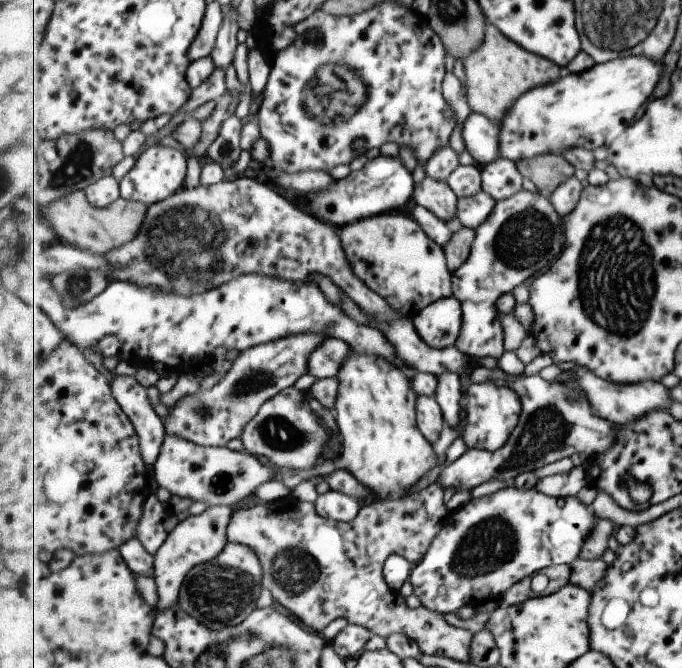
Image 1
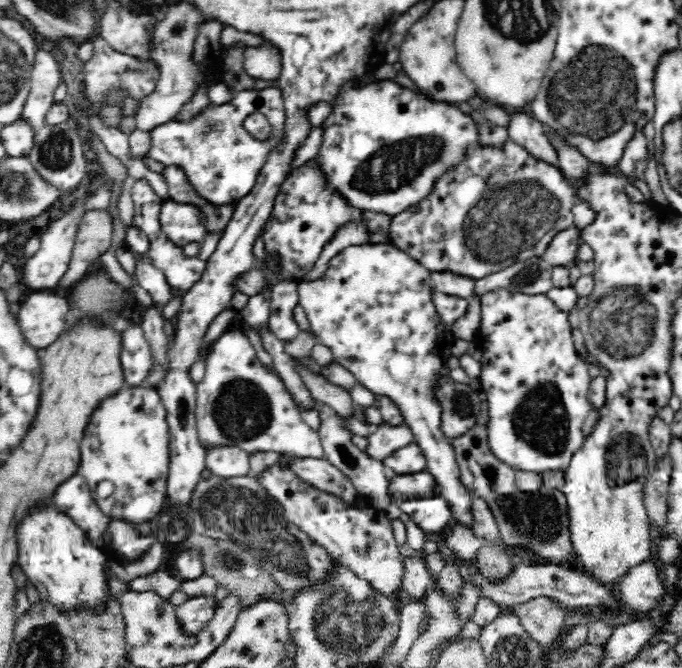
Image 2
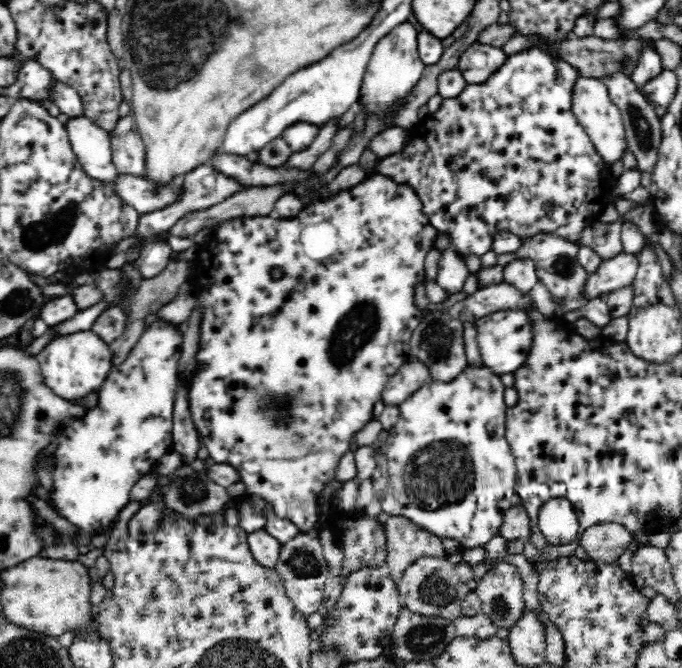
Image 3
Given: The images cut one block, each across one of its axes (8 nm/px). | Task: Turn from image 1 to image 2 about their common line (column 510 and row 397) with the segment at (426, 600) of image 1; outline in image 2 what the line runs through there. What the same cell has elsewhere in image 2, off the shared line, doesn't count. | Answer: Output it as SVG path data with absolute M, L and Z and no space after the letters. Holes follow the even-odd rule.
M502 288L496 292L488 292L484 296L479 296L478 301L481 305L481 325L476 336L476 343L482 351L481 373L478 377L481 386L480 391L483 393L484 401L487 402L487 427L488 446L490 453L500 461L500 463L511 466L514 471L531 472L536 475L544 475L546 472L565 472L571 464L572 458L580 451L580 448L585 444L585 436L583 425L587 420L588 413L592 409L592 403L588 398L590 392L590 384L592 377L588 374L588 366L584 363L584 359L578 354L574 338L572 337L572 326L568 320L567 312L562 312L562 309L554 303L554 299L546 294L527 295L520 292L510 293Z

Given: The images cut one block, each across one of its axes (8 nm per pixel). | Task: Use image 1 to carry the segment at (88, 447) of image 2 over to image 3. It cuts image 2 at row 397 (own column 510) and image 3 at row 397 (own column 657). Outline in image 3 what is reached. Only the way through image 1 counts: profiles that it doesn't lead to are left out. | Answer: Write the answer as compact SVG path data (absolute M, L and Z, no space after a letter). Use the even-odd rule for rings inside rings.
M92 330L60 335L37 354L45 383L53 389L54 394L72 404L78 404L90 392L100 392L114 368L112 357L109 344Z

